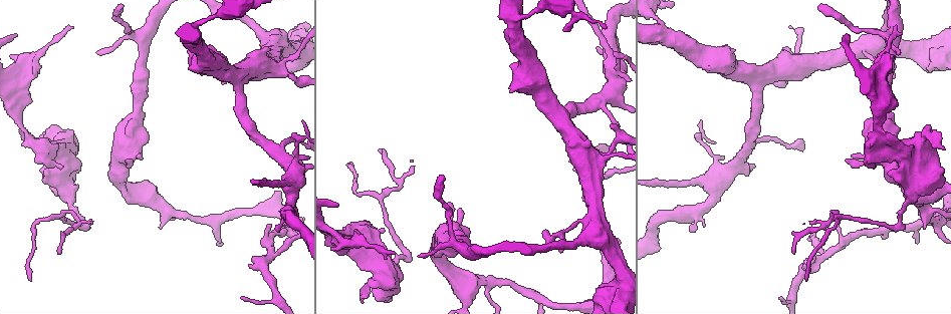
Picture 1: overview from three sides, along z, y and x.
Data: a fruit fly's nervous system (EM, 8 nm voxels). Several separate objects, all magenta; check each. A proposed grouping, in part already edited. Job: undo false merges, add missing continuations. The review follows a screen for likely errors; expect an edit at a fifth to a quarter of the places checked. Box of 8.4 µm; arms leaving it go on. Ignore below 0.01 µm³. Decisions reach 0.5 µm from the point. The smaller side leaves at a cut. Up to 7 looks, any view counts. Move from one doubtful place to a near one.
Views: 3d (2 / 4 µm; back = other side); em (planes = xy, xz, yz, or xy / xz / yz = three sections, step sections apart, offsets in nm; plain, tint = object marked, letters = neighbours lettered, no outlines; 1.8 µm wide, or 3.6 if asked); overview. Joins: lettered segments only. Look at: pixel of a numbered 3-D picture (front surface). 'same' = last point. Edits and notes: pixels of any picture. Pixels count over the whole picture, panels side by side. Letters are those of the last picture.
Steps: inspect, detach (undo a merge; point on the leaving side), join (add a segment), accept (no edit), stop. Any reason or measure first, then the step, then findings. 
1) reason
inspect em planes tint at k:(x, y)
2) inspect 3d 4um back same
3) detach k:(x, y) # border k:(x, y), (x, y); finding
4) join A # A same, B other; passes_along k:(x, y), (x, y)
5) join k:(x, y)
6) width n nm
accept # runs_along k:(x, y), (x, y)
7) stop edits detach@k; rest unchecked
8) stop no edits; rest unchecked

branch stops here
inspect 3d 4um at 1:(420, 257)

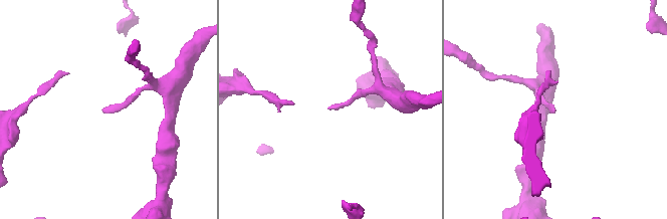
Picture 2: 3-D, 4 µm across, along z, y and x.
shape alone is not enough
inspect em planes letters at 2:(103, 107)

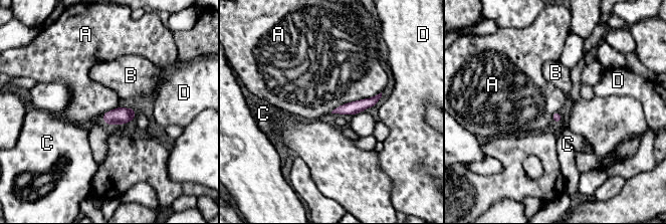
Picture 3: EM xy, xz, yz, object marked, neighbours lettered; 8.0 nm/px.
accept # A other, B other, C other, D other; runs_along 3:(376, 98), (358, 106), (337, 110); none of them fits

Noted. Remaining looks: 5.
tapers out
inspect 3d 2um at 1:(338, 206)

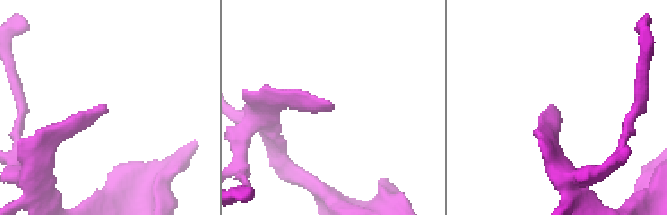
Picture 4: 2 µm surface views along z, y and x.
need the tissue
inspect em planes letters at 4:(331, 108)

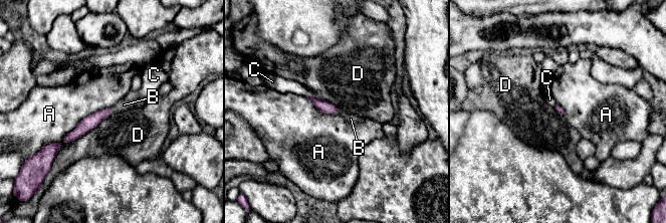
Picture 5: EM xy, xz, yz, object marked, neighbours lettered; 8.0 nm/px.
join B # A other, B same, C other, D other; passes_along 5:(90, 122), (113, 110), (124, 104); it goes on there

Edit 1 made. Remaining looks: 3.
tapers out
inspect em yz step 16 tint at 1:(809, 224)

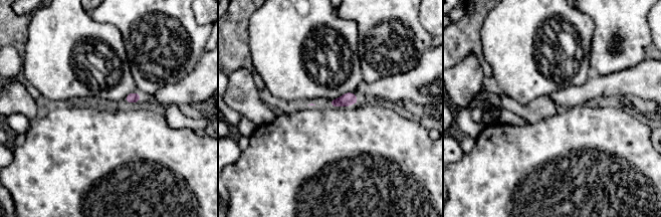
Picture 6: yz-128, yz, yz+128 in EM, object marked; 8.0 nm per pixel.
inspect em planes letters same

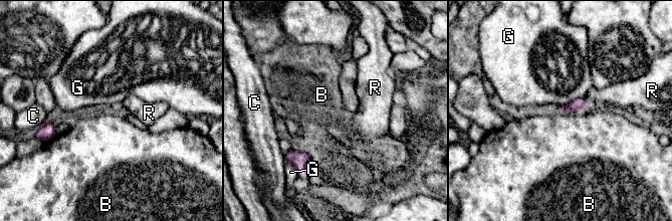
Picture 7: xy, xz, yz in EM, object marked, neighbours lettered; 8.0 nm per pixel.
longest_contact B 240 nm
accept # B other, C other, G other, R other; none of them fits

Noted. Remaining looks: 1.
stop edits join@5; rest unchecked

